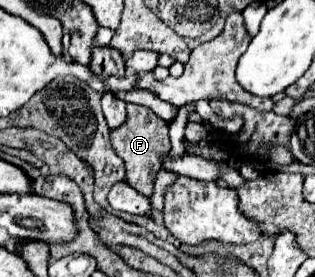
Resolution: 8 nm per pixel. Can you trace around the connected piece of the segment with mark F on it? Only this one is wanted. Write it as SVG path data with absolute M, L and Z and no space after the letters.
M127 105L127 121L123 127L111 131L111 145L115 153L123 159L125 163L125 181L141 195L151 197L153 195L153 185L157 179L157 173L161 169L161 159L171 151L169 135L167 135L167 123L159 119L151 109L143 105Z

